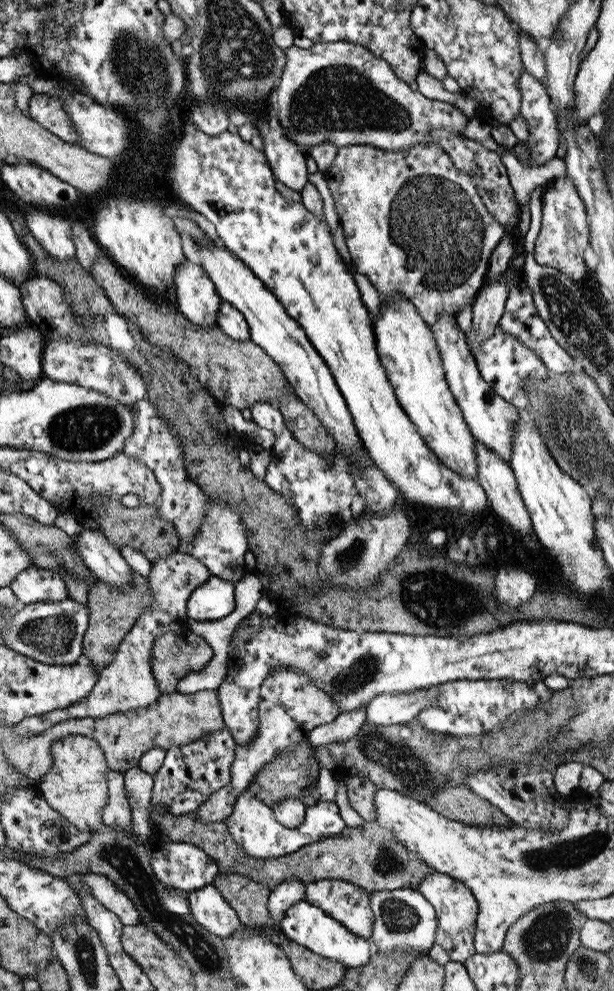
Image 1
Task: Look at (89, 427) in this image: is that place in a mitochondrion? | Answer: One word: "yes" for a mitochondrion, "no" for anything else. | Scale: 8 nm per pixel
yes

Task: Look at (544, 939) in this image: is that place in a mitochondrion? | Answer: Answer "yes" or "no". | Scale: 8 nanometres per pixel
yes

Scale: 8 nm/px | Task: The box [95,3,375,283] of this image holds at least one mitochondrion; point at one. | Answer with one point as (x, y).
(138, 63)

